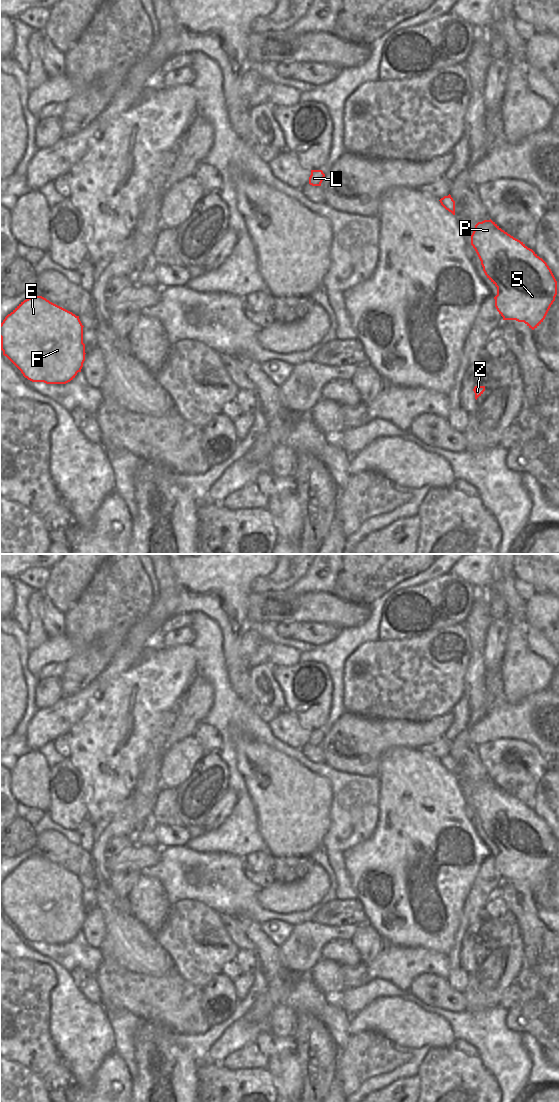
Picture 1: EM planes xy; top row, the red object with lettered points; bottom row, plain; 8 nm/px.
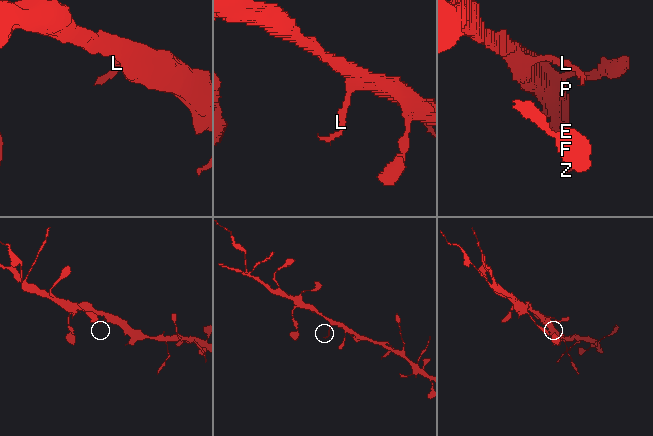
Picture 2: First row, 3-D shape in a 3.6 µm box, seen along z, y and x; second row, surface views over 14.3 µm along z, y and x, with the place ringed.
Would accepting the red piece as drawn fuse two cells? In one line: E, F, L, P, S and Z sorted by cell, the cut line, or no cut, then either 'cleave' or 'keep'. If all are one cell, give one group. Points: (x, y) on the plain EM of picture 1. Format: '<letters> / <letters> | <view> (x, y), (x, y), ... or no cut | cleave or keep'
E F L P S Z | no cut | keep

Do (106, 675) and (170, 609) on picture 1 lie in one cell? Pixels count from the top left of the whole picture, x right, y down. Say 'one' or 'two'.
two

